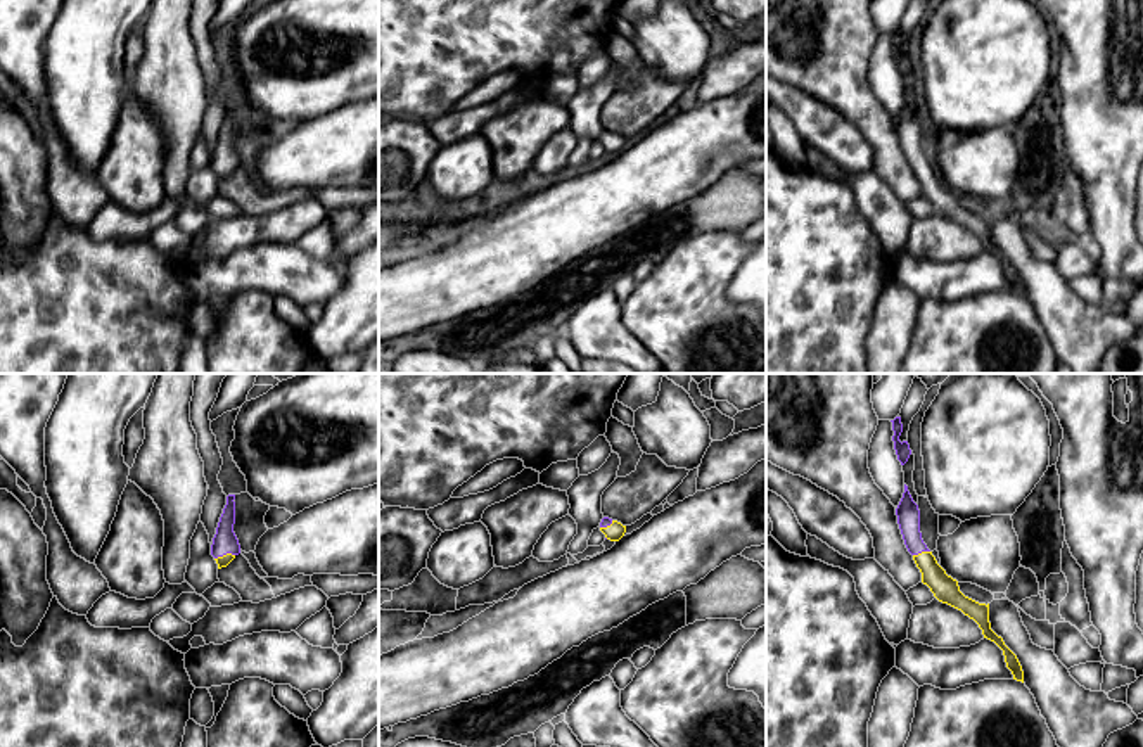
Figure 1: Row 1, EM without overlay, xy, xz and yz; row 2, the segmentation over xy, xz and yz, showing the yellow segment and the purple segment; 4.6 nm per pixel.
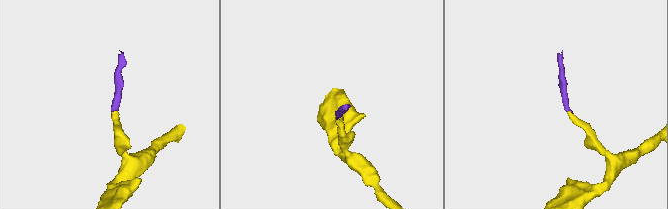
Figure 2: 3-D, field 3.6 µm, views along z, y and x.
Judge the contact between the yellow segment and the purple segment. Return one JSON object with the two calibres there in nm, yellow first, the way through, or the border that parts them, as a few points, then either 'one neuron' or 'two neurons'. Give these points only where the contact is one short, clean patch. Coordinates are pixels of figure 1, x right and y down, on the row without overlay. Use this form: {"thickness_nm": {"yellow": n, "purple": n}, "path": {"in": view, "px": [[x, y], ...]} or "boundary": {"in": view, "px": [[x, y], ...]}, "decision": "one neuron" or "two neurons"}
{"thickness_nm": {"yellow": 50, "purple": 110}, "path": {"in": "xy", "px": [[223, 173], [223, 168], [225, 154]]}, "decision": "one neuron"}

